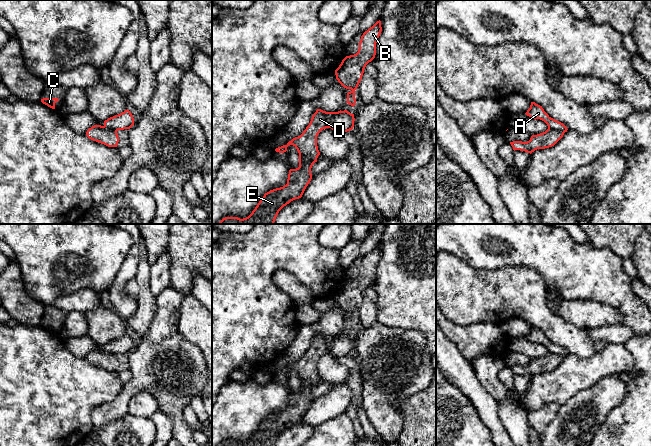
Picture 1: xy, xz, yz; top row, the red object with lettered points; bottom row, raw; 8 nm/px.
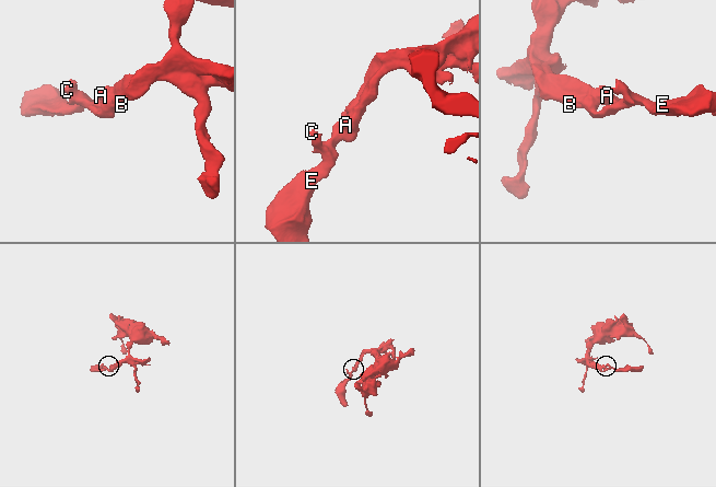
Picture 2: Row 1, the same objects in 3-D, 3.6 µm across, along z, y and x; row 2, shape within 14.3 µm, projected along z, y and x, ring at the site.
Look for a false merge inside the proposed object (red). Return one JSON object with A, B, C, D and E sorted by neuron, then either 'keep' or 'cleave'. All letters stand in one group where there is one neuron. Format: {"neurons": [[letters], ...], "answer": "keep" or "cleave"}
{"neurons": [["A"], ["B", "C", "D", "E"]], "answer": "cleave"}

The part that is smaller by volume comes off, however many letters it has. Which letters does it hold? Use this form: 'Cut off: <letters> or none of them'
Cut off: A

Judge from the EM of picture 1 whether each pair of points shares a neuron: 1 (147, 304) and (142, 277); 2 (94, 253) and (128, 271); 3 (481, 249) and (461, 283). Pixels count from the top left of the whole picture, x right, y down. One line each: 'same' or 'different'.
1: same
2: different
3: different

